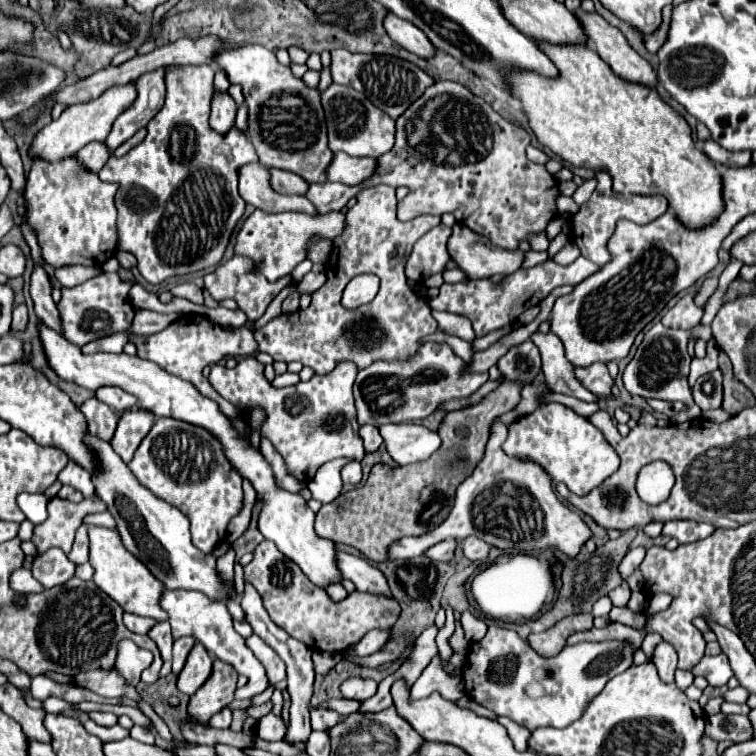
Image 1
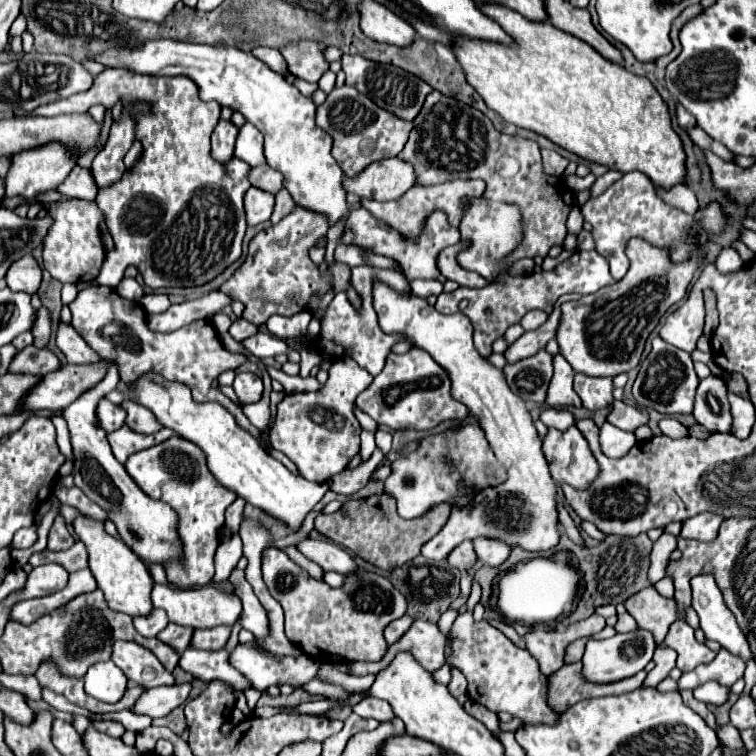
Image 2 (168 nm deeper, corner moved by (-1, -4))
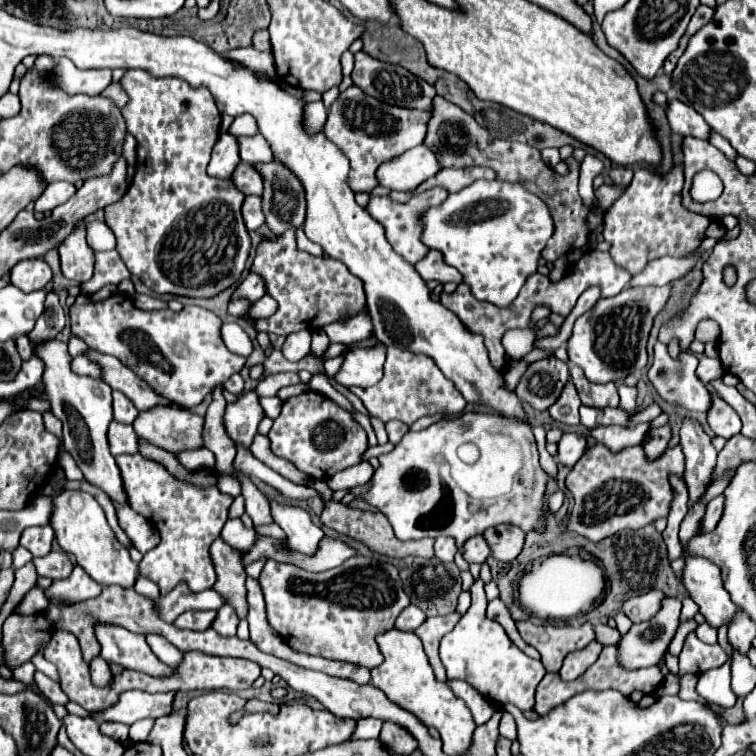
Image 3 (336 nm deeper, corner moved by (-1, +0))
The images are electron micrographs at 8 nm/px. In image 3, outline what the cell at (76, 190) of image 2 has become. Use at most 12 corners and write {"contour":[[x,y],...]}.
{"contour":[[54,181],[34,201],[36,211],[52,211],[66,203],[76,185]]}

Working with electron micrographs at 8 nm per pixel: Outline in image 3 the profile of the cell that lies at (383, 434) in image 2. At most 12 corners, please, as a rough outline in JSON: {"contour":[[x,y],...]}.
{"contour":[[388,421],[386,433],[390,443],[398,443],[408,425],[402,421]]}

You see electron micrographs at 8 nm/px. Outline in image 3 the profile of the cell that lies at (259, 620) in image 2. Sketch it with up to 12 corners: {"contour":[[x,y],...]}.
{"contour":[[218,537],[212,545],[218,589],[246,619],[242,553]]}

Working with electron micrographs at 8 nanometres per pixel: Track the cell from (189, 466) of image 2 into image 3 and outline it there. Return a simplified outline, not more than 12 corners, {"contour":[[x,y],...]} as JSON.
{"contour":[[140,453],[118,455],[128,505],[160,531],[140,575],[162,595],[212,589],[232,497]]}

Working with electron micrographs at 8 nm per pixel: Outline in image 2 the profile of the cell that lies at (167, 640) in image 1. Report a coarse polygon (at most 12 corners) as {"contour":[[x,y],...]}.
{"contour":[[168,623],[158,633],[178,653],[190,645],[194,629],[176,623]]}

